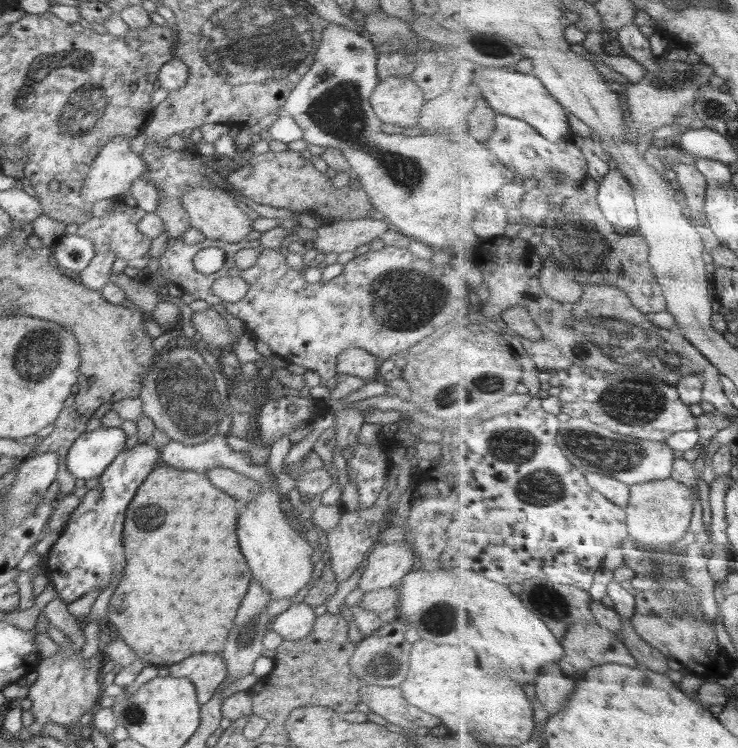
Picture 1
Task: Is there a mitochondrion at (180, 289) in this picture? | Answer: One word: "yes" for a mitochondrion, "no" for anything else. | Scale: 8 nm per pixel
no

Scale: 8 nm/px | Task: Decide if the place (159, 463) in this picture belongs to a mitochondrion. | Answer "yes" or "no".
no

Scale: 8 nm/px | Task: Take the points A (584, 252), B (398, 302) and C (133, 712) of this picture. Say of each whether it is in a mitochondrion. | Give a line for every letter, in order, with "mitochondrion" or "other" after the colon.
A: mitochondrion
B: mitochondrion
C: mitochondrion

